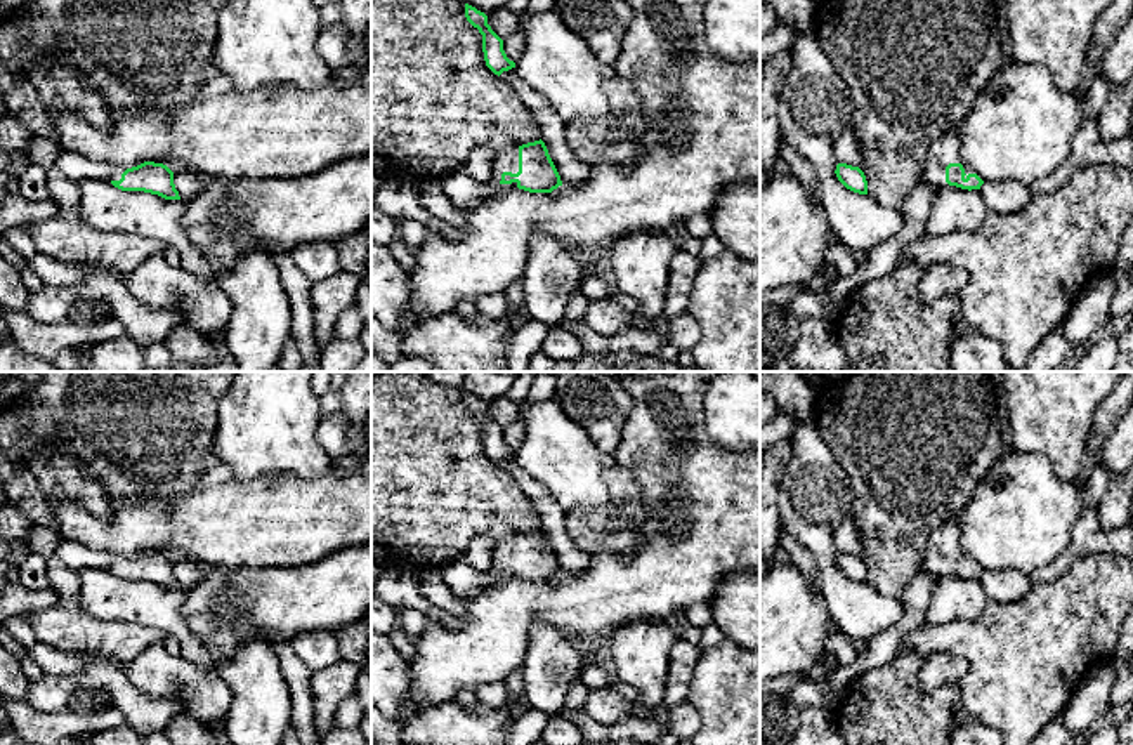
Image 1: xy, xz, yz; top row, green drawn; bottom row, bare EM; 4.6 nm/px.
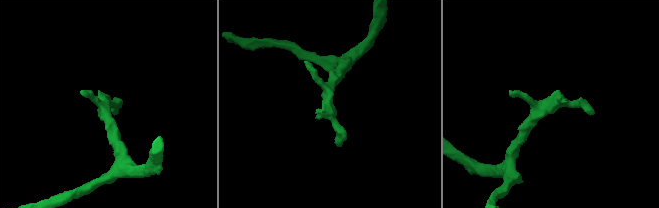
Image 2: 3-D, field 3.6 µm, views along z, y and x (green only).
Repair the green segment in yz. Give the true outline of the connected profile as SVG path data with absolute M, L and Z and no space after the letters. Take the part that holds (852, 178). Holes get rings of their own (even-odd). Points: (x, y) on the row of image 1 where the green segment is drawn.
M838 163L835 174L847 189L859 194L868 194L868 181L859 167Z

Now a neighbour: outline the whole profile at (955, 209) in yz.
M947 186L935 196L925 233L944 236L954 231L975 233L987 221L989 210L979 189Z

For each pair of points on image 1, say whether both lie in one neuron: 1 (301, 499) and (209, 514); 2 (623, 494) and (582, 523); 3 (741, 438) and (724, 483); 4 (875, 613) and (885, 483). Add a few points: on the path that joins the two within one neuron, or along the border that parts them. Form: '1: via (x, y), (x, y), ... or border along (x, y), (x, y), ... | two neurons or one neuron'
1: via (278, 514), (231, 514) | one neuron
2: via (622, 507), (606, 523), (595, 523) | one neuron
3: border along (705, 424), (705, 429), (720, 445), (741, 452) | two neurons
4: border along (866, 584), (899, 599) | two neurons

